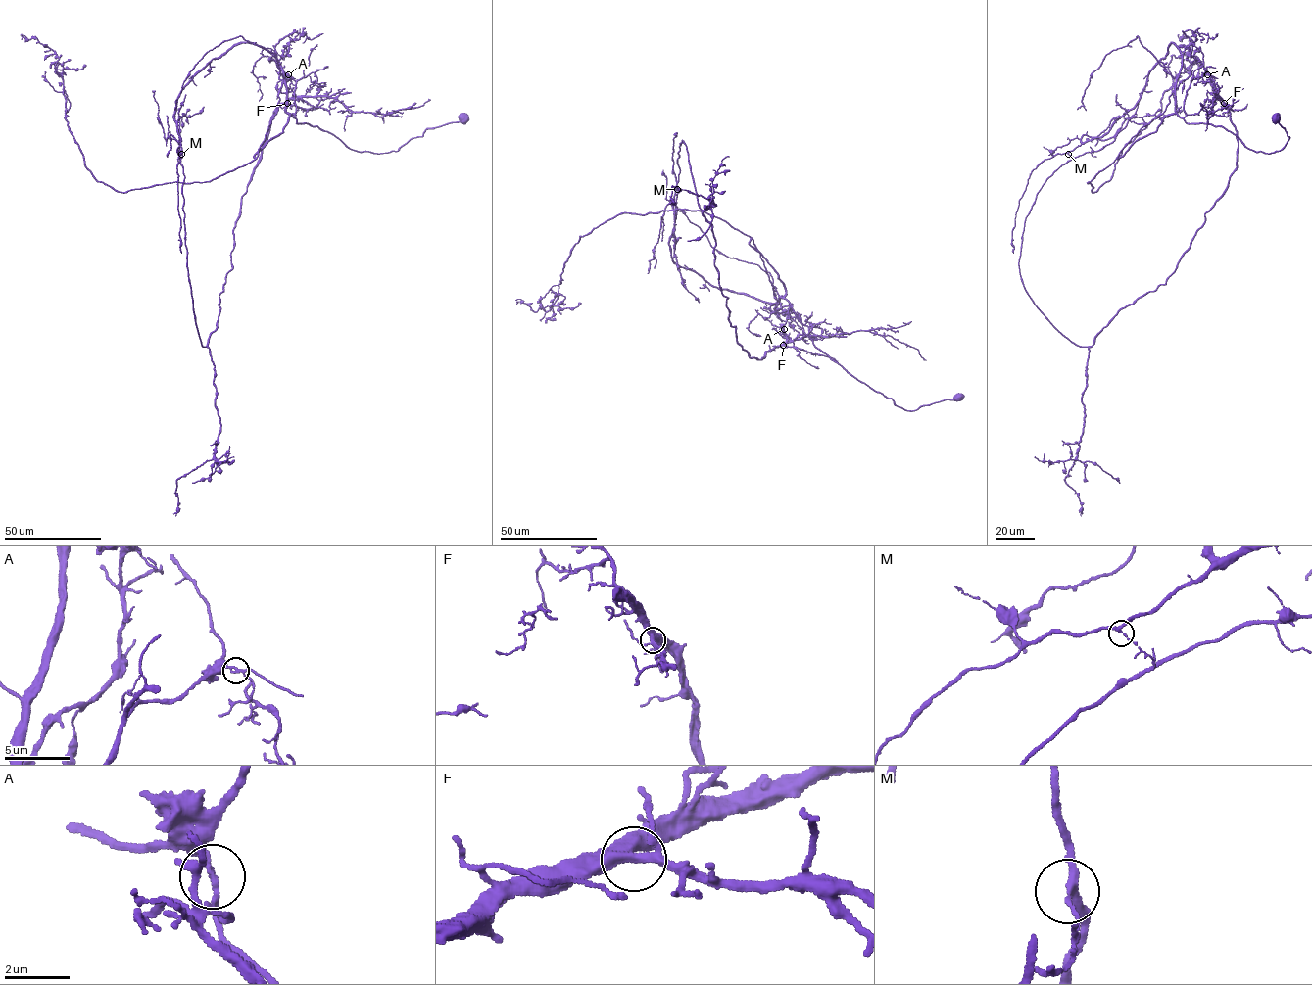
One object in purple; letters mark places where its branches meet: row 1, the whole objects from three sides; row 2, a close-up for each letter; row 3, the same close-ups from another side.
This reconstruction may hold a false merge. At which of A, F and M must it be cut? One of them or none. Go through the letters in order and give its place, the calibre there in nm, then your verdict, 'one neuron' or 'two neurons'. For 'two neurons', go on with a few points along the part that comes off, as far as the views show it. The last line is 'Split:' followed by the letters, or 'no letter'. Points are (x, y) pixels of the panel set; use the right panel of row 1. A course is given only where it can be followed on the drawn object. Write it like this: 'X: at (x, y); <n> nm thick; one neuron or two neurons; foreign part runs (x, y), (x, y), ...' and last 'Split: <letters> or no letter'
A: at (1207, 74); 160 nm thick; two neurons; foreign part runs (1207, 74), (1237, 168), (1166, 282), (1078, 346), (1024, 286), (1025, 218), (1062, 165), (1181, 106)
F: at (1224, 103); 400 nm thick; one neuron
M: at (1068, 154); 200 nm thick; one neuron
Split: A

